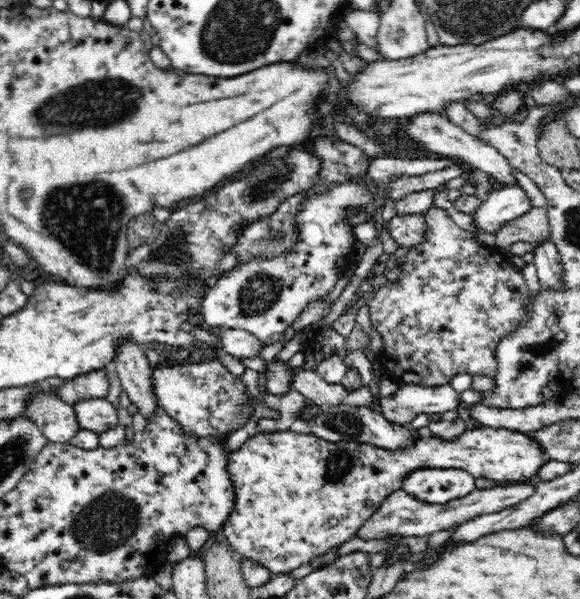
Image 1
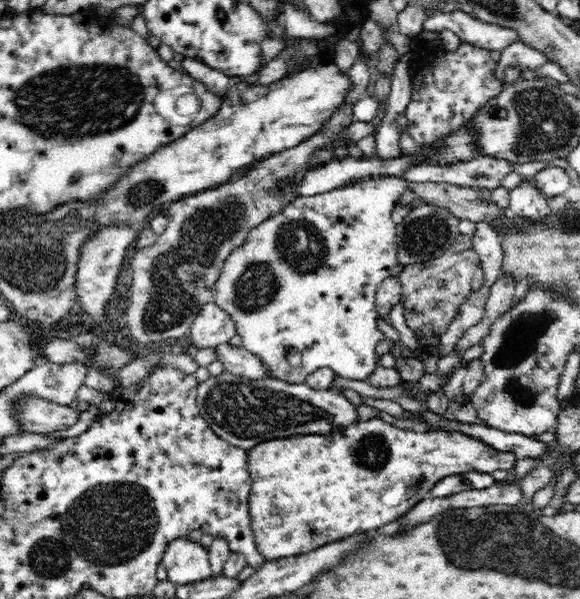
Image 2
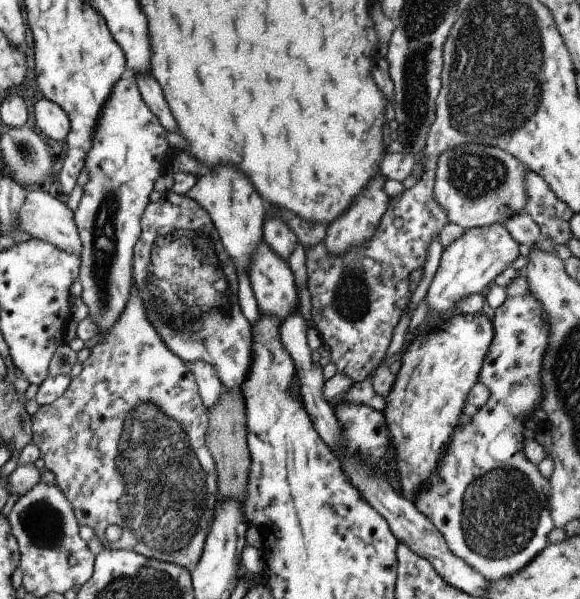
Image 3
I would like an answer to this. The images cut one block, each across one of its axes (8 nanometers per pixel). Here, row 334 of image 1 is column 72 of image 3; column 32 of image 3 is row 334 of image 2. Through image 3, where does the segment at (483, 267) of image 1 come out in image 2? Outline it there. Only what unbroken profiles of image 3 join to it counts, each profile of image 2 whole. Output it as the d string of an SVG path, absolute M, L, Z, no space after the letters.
M469 235L458 238L441 254L425 263L406 265L398 281L402 285L402 306L406 326L416 337L442 337L450 322L459 314L459 307L485 286L485 275Z

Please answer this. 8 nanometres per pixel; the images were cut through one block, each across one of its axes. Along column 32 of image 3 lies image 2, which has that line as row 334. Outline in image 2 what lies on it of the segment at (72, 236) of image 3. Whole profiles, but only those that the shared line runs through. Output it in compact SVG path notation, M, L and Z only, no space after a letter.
M210 302L194 319L189 334L197 349L216 348L229 343L237 335L237 329L232 317L215 302Z

